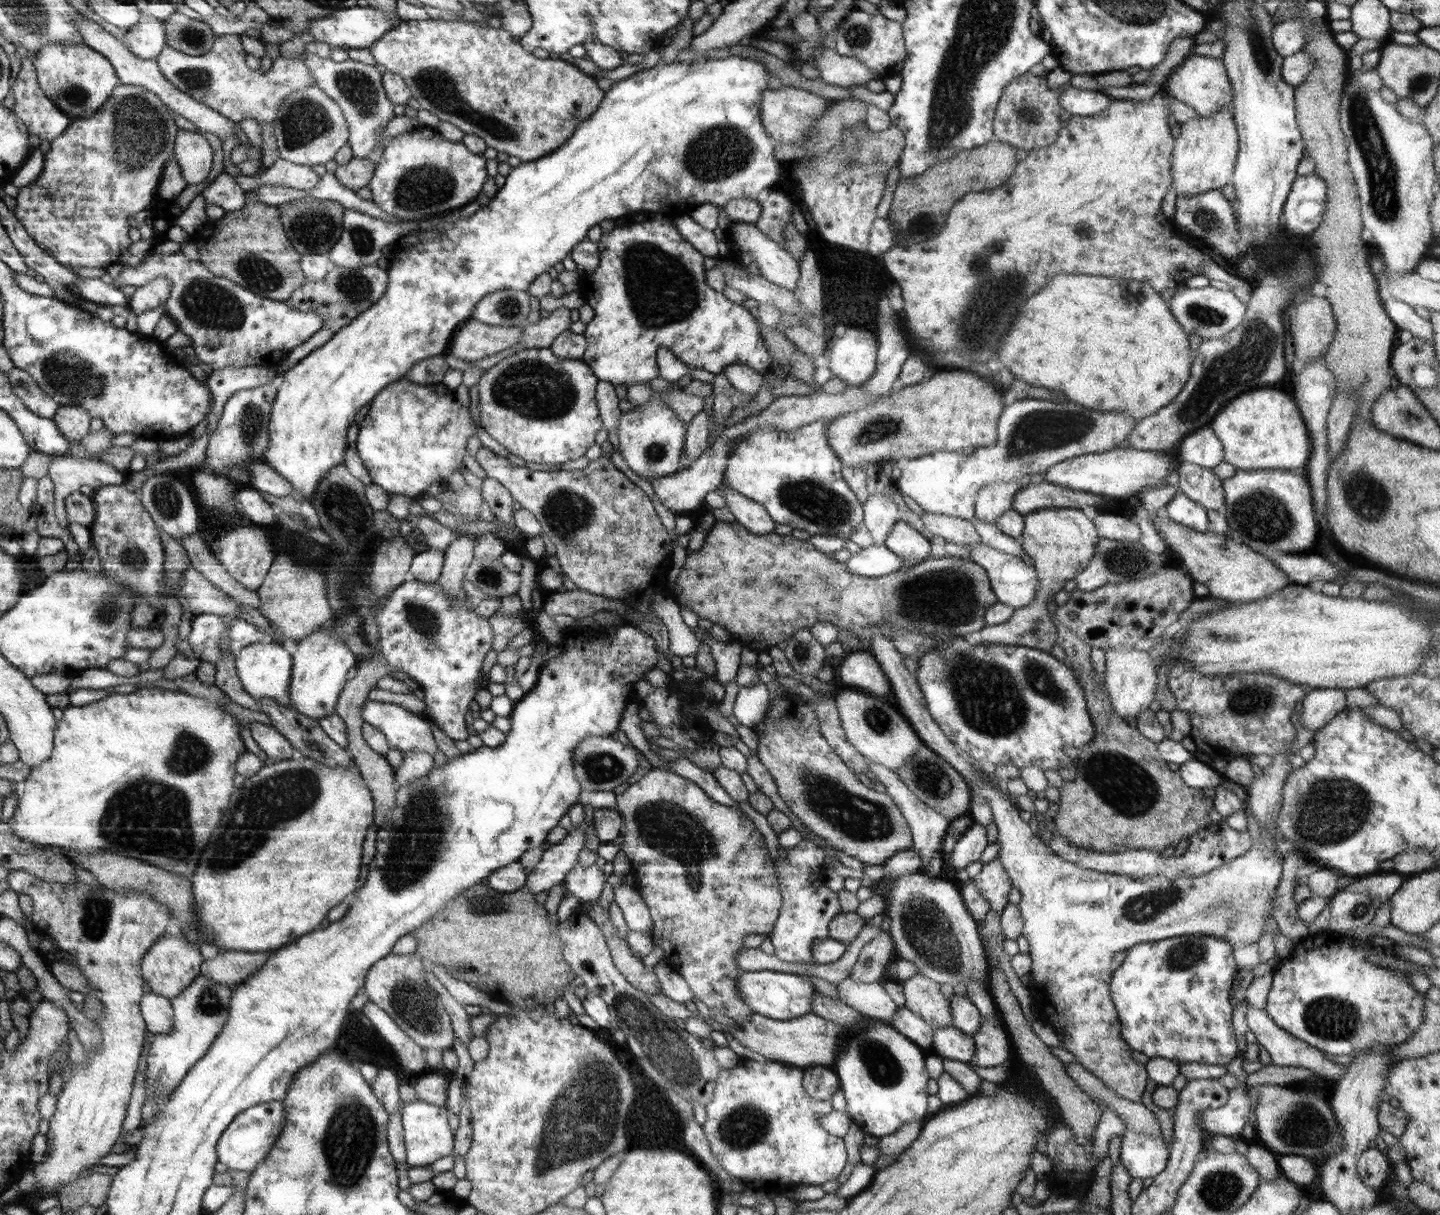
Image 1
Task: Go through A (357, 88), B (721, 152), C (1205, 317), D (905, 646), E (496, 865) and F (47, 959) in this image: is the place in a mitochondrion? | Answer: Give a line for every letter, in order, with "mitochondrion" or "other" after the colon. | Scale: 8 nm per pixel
A: mitochondrion
B: mitochondrion
C: mitochondrion
D: other
E: other
F: other

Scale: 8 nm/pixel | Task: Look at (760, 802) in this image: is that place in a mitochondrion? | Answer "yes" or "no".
no

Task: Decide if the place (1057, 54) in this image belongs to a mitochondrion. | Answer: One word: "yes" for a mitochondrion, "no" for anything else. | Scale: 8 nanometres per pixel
no

